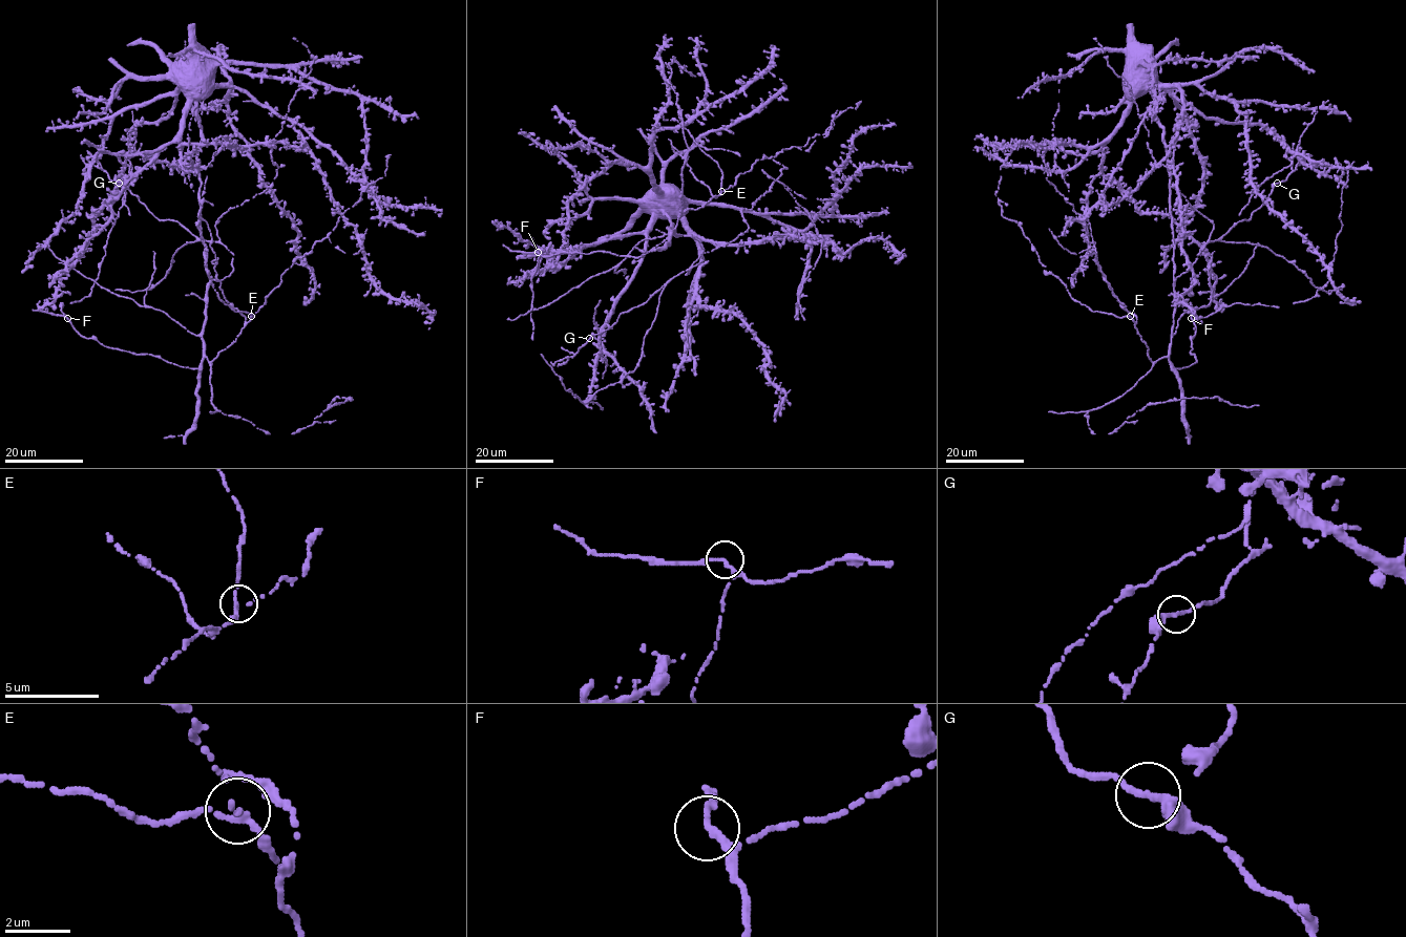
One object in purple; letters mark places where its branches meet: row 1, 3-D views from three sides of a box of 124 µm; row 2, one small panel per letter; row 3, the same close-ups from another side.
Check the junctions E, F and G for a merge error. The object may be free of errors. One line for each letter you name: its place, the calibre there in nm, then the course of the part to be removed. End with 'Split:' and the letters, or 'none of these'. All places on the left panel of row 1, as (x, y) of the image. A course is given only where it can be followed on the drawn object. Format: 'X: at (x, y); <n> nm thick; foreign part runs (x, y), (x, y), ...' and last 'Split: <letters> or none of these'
Split: none of these

